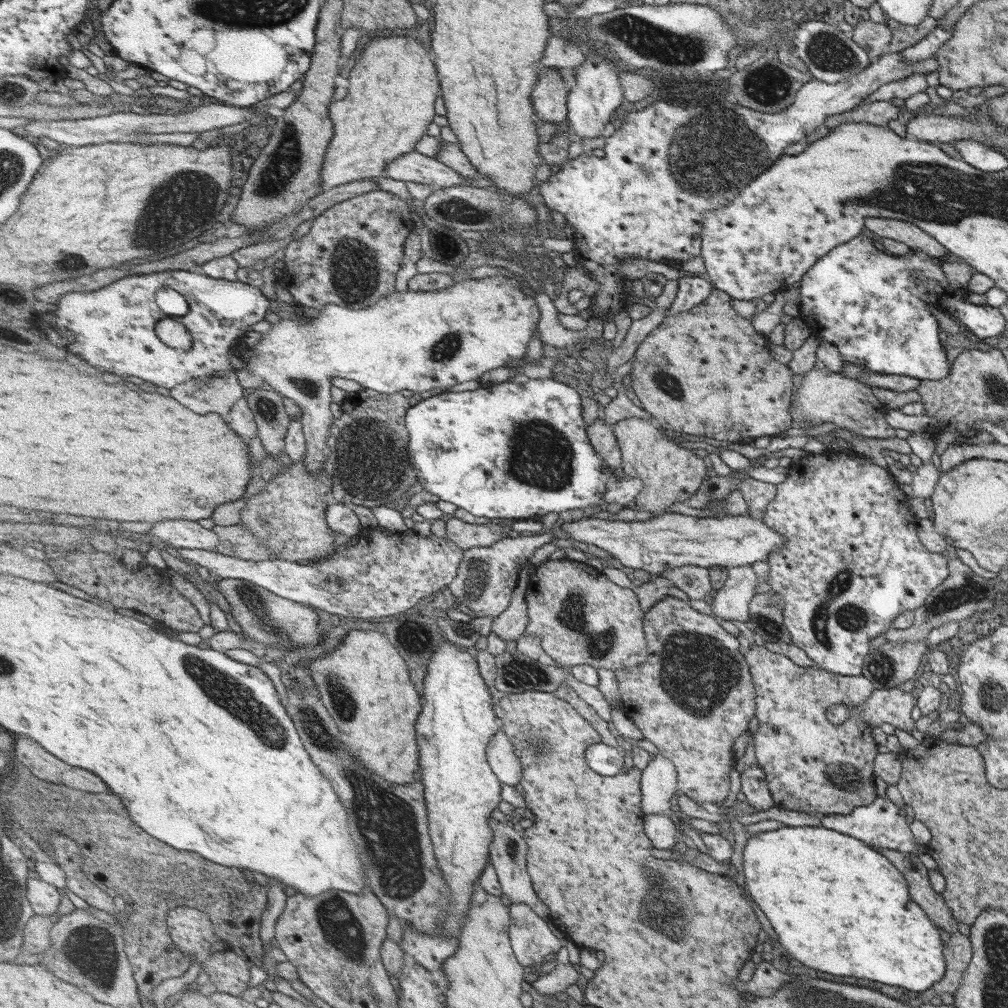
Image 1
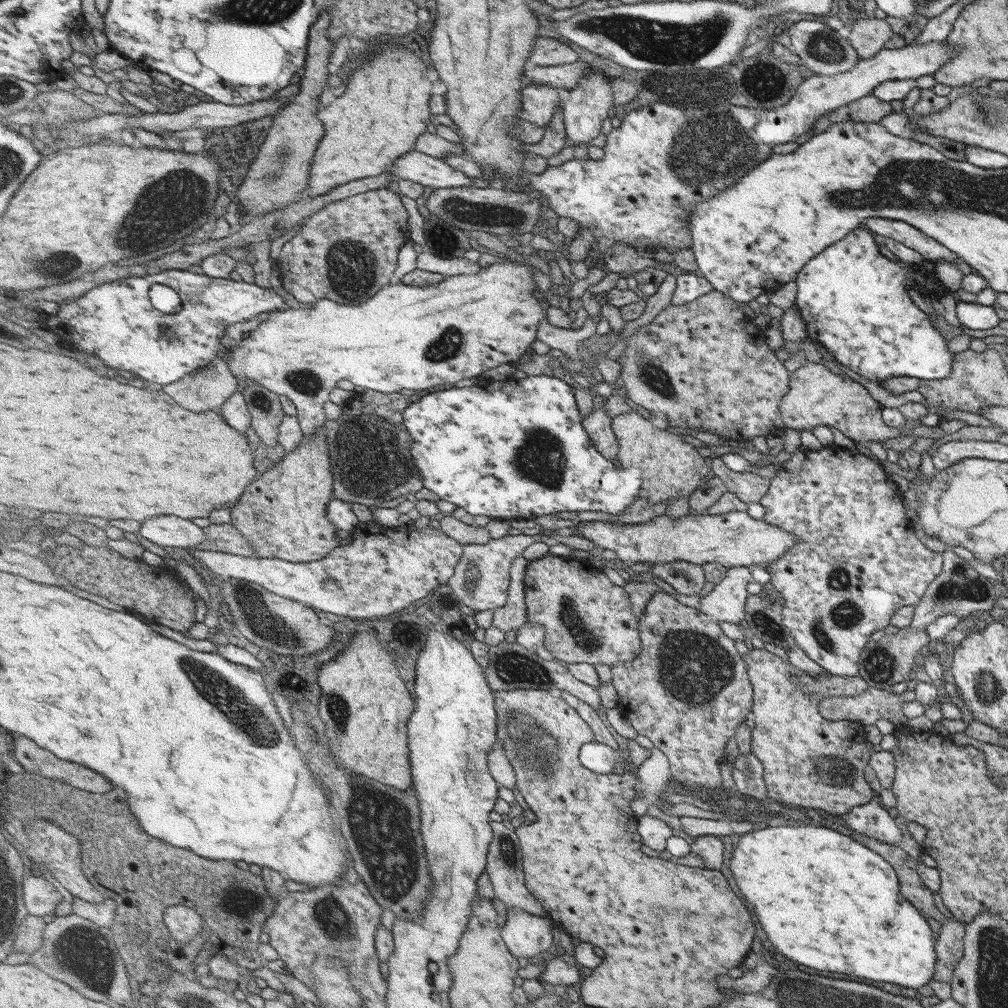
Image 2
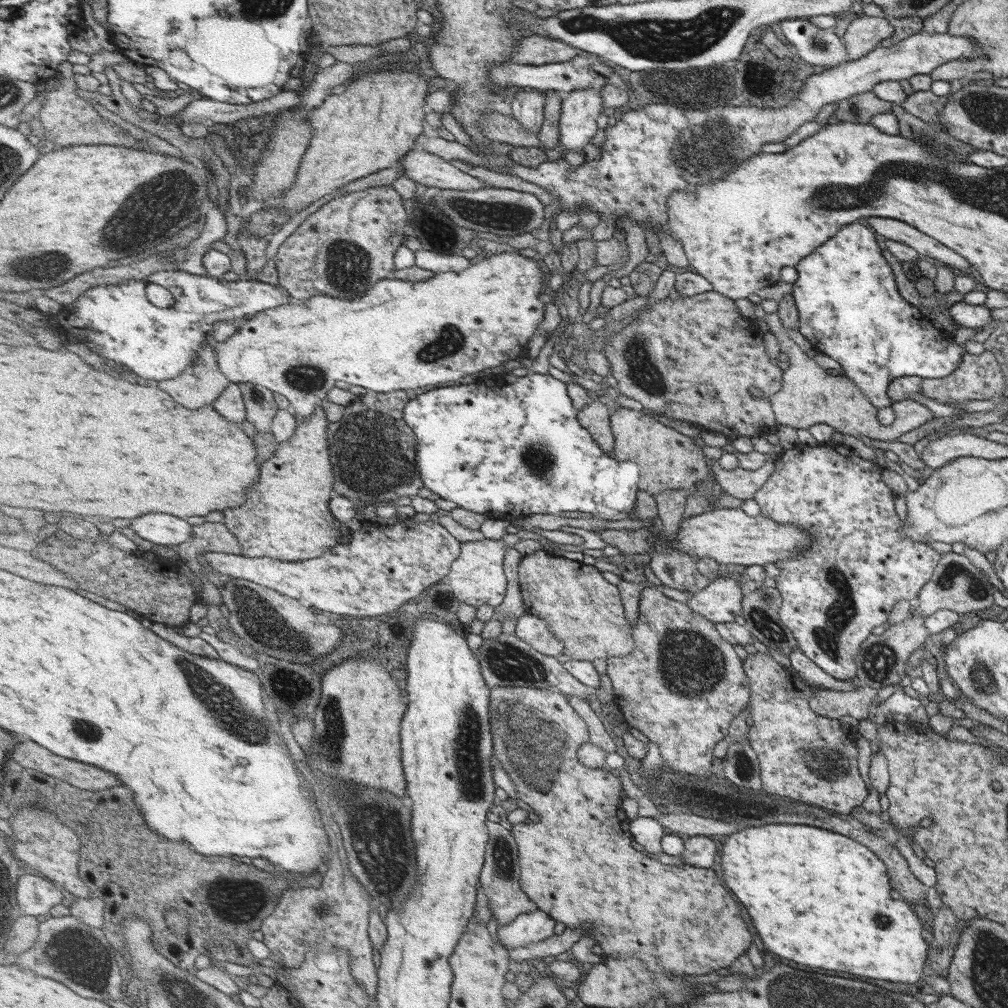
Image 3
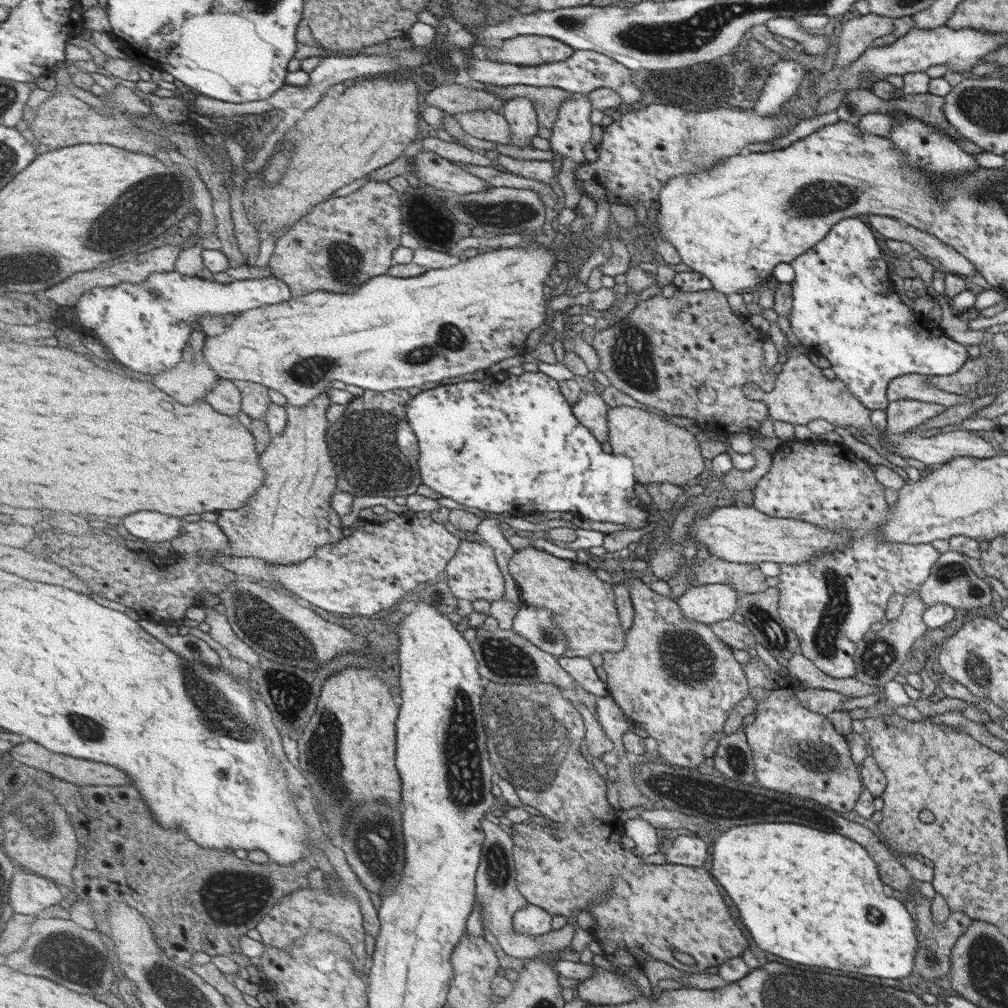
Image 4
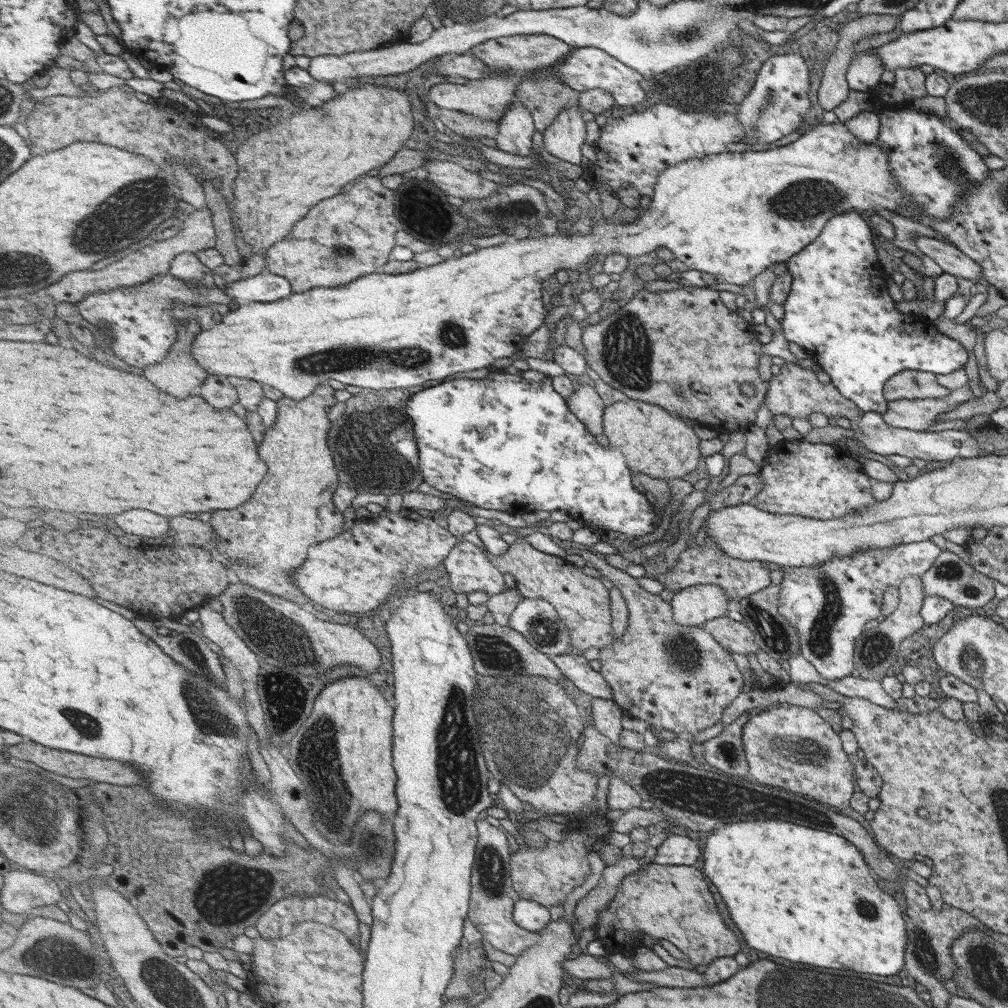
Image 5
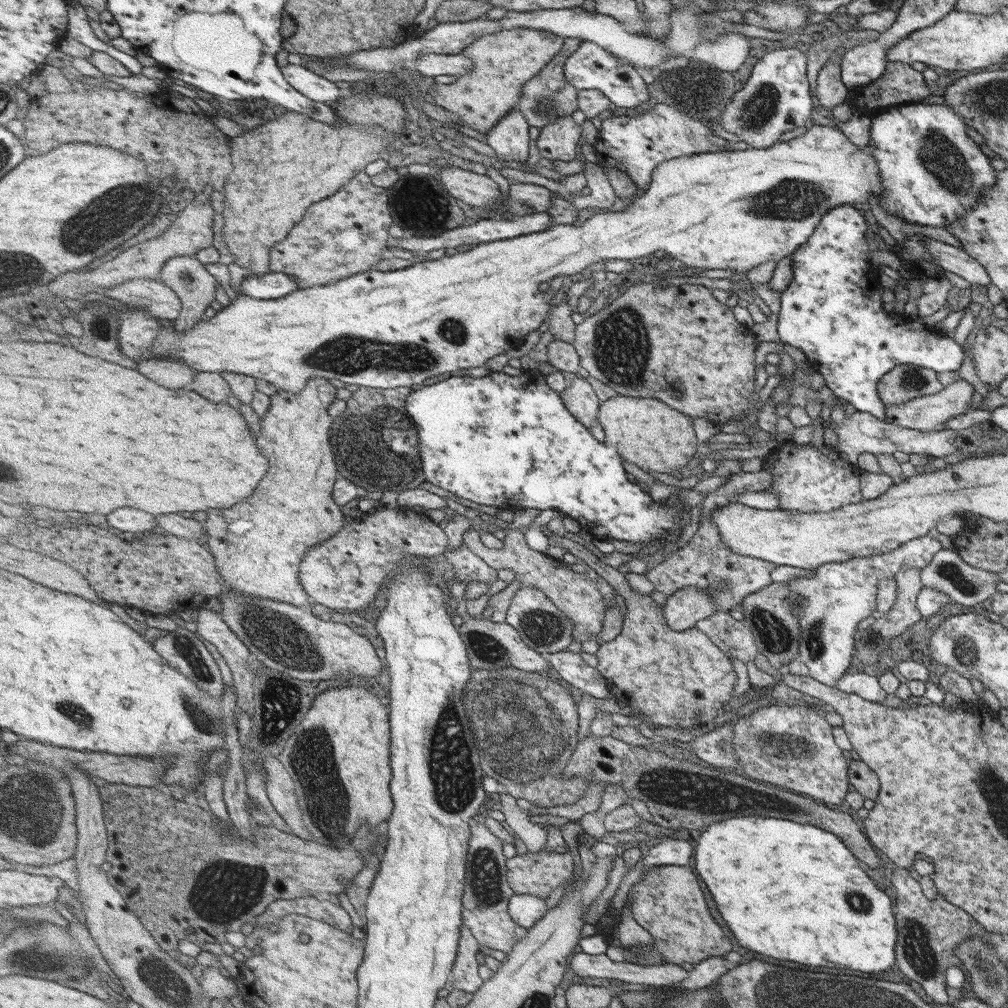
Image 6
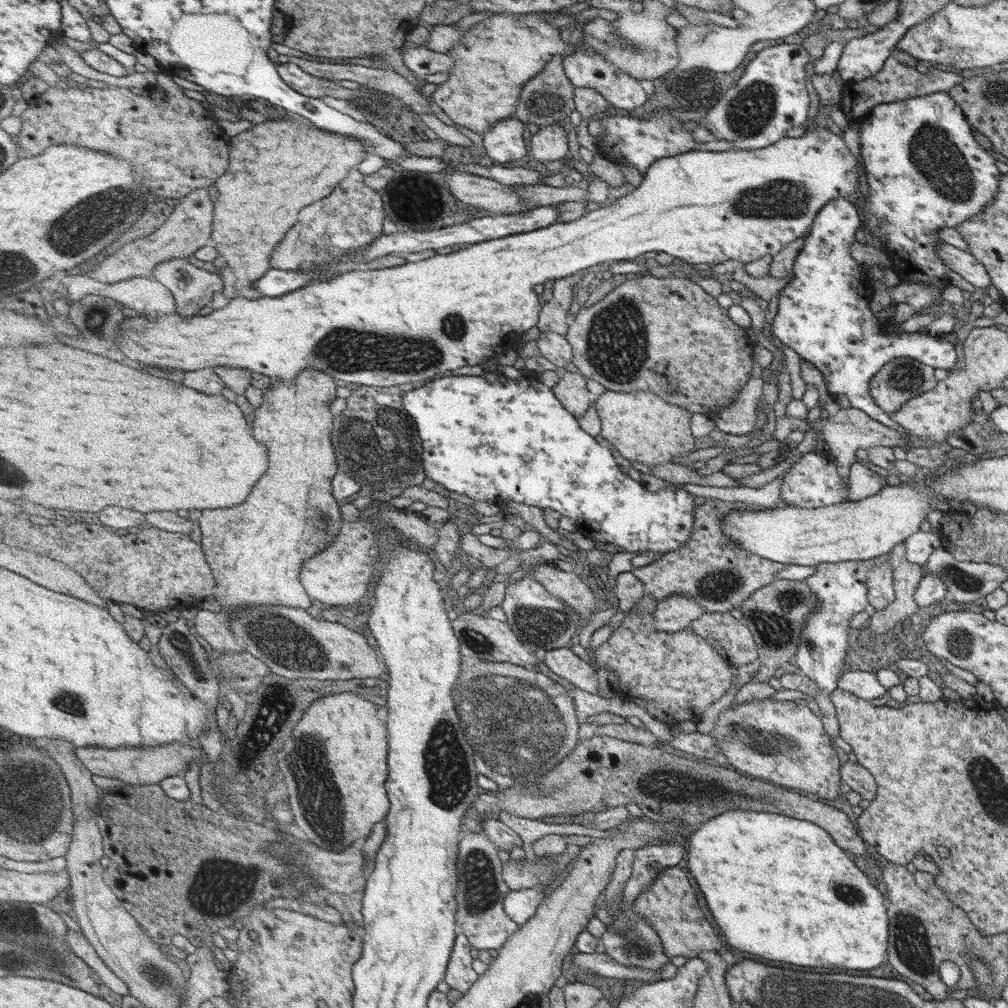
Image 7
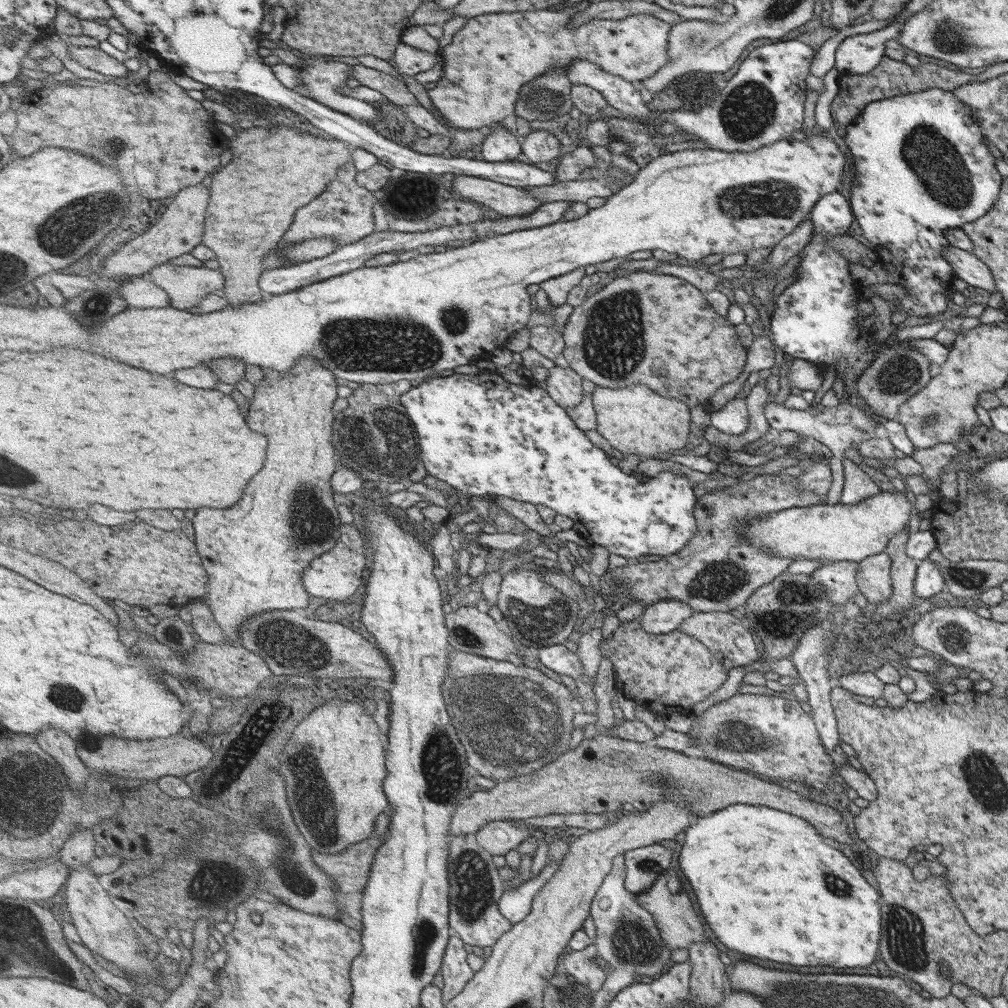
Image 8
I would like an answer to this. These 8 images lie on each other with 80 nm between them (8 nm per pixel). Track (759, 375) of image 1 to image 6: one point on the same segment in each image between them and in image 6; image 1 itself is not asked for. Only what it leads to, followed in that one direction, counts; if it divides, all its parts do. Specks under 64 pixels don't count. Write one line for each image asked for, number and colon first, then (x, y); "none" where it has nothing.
2: (702, 365)
3: (694, 358)
4: (688, 356)
5: (682, 349)
6: (650, 328)

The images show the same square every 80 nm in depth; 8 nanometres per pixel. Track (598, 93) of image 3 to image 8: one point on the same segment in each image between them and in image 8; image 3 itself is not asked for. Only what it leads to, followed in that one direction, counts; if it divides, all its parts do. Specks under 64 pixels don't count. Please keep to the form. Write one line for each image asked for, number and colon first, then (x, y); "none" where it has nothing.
4: (574, 128)
5: (564, 139)
6: (558, 141)
7: (551, 143)
8: (540, 146)

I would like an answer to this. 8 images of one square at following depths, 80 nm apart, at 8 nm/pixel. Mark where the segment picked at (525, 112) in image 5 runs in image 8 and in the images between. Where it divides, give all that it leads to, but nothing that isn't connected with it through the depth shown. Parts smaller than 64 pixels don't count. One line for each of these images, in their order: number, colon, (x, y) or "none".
6: (509, 138)
7: (504, 142)
8: (501, 145)

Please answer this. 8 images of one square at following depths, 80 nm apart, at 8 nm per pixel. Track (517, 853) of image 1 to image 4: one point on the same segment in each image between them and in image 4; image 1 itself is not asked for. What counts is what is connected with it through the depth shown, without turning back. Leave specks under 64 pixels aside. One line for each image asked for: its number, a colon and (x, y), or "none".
2: (506, 871)
3: (500, 879)
4: (497, 890)

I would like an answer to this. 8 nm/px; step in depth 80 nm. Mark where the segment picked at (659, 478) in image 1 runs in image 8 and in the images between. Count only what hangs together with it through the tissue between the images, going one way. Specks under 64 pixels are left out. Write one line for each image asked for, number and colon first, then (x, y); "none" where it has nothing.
2: (670, 468)
3: (668, 460)
4: (662, 452)
5: (657, 443)
6: (648, 433)
7: (644, 428)
8: (635, 420)

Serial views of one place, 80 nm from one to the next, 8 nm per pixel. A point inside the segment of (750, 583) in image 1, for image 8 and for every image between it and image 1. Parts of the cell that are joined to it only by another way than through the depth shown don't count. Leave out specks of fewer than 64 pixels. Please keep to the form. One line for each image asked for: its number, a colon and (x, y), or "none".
2: (725, 602)
3: (722, 599)
4: (708, 603)
5: (690, 607)
6: (683, 609)
7: (672, 614)
8: (662, 617)

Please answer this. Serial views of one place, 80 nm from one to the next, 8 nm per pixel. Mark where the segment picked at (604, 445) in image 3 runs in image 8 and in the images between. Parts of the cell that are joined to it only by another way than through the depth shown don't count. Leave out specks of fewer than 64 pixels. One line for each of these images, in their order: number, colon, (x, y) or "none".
4: (591, 409)
5: (585, 403)
6: (580, 398)
7: (572, 390)
8: (565, 385)

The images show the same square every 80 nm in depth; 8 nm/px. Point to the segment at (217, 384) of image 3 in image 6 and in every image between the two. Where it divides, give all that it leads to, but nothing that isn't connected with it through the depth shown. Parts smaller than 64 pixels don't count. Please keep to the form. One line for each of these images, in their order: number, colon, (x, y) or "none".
4: (193, 380)
5: (181, 374)
6: (186, 275)

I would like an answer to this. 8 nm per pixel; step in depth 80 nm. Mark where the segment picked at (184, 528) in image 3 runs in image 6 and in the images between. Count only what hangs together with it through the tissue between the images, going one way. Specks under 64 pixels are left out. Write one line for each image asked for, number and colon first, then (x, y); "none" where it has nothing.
4: (153, 526)
5: (139, 522)
6: (125, 519)

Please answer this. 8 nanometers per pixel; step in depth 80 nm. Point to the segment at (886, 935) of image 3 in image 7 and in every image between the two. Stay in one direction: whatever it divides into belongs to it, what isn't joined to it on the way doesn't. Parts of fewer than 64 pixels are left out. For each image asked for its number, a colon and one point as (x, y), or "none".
4: (811, 897)
5: (795, 893)
6: (790, 891)
7: (777, 887)

